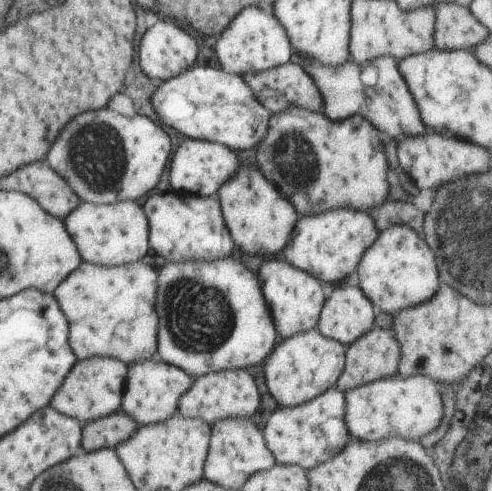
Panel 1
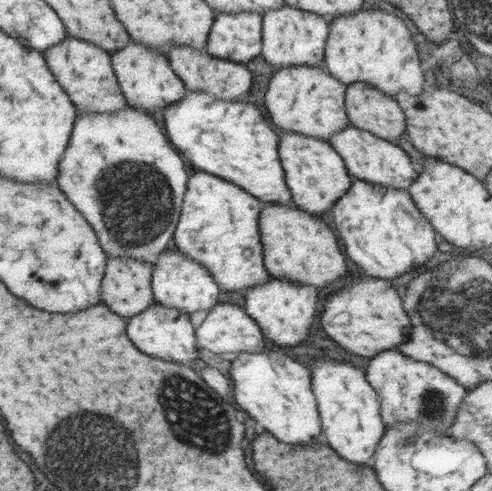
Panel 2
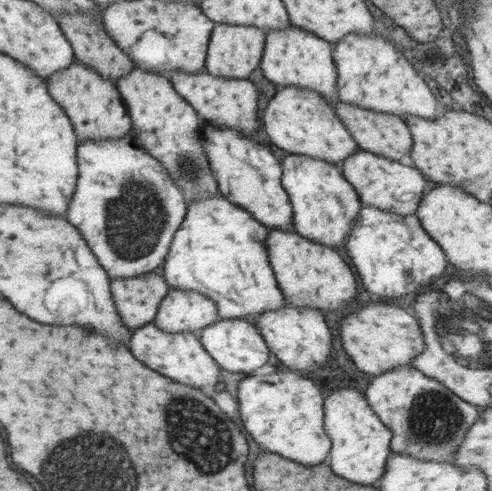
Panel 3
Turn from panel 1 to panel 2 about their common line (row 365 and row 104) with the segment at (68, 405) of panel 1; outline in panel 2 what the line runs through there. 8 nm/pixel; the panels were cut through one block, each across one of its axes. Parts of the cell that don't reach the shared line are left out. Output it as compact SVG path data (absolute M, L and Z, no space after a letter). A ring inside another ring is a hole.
M67 36L59 44L53 44L43 52L47 60L51 60L51 68L55 68L55 76L63 80L63 88L71 92L71 100L75 102L77 112L89 112L89 114L113 114L121 110L127 104L127 98L121 92L121 86L117 82L117 76L113 76L109 64L107 50L101 50L101 46L95 46L95 42L83 42L83 38Z

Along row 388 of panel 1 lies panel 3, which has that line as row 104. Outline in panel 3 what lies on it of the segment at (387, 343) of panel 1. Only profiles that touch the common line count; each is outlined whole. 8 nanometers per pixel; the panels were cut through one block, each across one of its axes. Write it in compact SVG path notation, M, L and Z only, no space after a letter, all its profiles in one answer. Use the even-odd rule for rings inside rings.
M339 100L335 110L337 110L339 120L345 124L349 134L357 142L357 148L373 152L377 156L385 156L385 158L395 160L395 162L405 162L409 158L409 152L413 150L413 136L411 136L409 126L405 124L405 120L401 120L397 116L387 116L387 114L361 110L359 106L343 104L343 100Z

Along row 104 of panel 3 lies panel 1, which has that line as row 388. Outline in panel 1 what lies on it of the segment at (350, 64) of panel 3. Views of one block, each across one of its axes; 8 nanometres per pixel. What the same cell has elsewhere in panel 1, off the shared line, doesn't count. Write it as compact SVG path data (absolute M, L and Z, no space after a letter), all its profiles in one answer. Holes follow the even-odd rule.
M413 374L413 376L385 376L381 380L373 380L369 384L343 390L347 400L345 422L349 428L349 438L357 438L365 442L377 442L385 438L405 438L411 442L419 442L425 434L433 432L439 426L443 416L439 392L435 390L435 382L429 376Z

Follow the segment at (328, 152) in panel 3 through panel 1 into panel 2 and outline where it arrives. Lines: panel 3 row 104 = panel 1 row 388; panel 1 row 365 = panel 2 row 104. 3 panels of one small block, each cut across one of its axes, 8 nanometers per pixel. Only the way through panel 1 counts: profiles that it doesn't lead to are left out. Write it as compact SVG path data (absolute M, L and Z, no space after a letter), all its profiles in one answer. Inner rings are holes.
M285 64L271 74L265 94L261 94L261 104L267 116L275 120L277 128L301 132L327 142L335 132L347 128L345 118L345 84L339 82L325 68L307 68L307 64Z

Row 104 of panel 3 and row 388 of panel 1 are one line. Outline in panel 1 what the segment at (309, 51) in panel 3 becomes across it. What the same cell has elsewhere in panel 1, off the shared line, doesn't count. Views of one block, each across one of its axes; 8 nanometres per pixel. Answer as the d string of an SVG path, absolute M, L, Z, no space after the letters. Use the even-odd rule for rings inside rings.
M337 388L325 390L317 398L297 406L279 406L263 426L263 436L267 436L267 448L271 450L271 456L275 456L275 464L297 464L307 472L329 462L349 442L345 412L347 400Z

